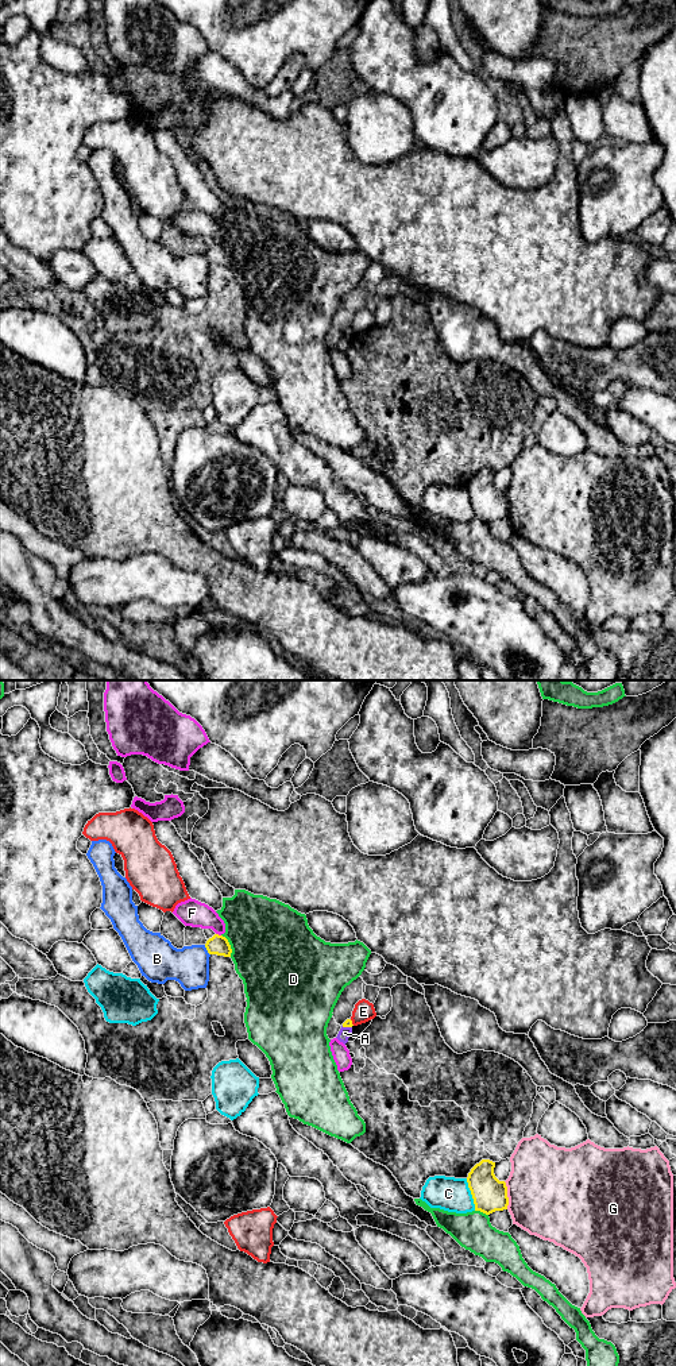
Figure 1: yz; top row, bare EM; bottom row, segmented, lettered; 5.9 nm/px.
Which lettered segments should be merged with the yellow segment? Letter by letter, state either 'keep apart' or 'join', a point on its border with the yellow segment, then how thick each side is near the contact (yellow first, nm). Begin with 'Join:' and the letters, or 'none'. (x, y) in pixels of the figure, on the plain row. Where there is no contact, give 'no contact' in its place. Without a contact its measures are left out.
Join: none
A: keep apart; meets yellow in yz at (347, 335); 50 nm thick on the yellow side, 70 nm on the other
B: keep apart; meets yellow in yz at (207, 258); 120 nm thick on the yellow side, 220 nm on the other
C: keep apart; meets yellow in yz at (471, 502); 200 nm thick on the yellow side, 200 nm on the other
D: keep apart; meets yellow in yz at (230, 254); 120 nm thick on the yellow side, 480 nm on the other
E: keep apart; meets yellow in yz at (351, 331); 50 nm thick on the yellow side, 120 nm on the other
F: keep apart; meets yellow in yz at (217, 243); 120 nm thick on the yellow side, 160 nm on the other
G: keep apart; meets yellow in yz at (506, 504); 200 nm thick on the yellow side, 480 nm on the other

